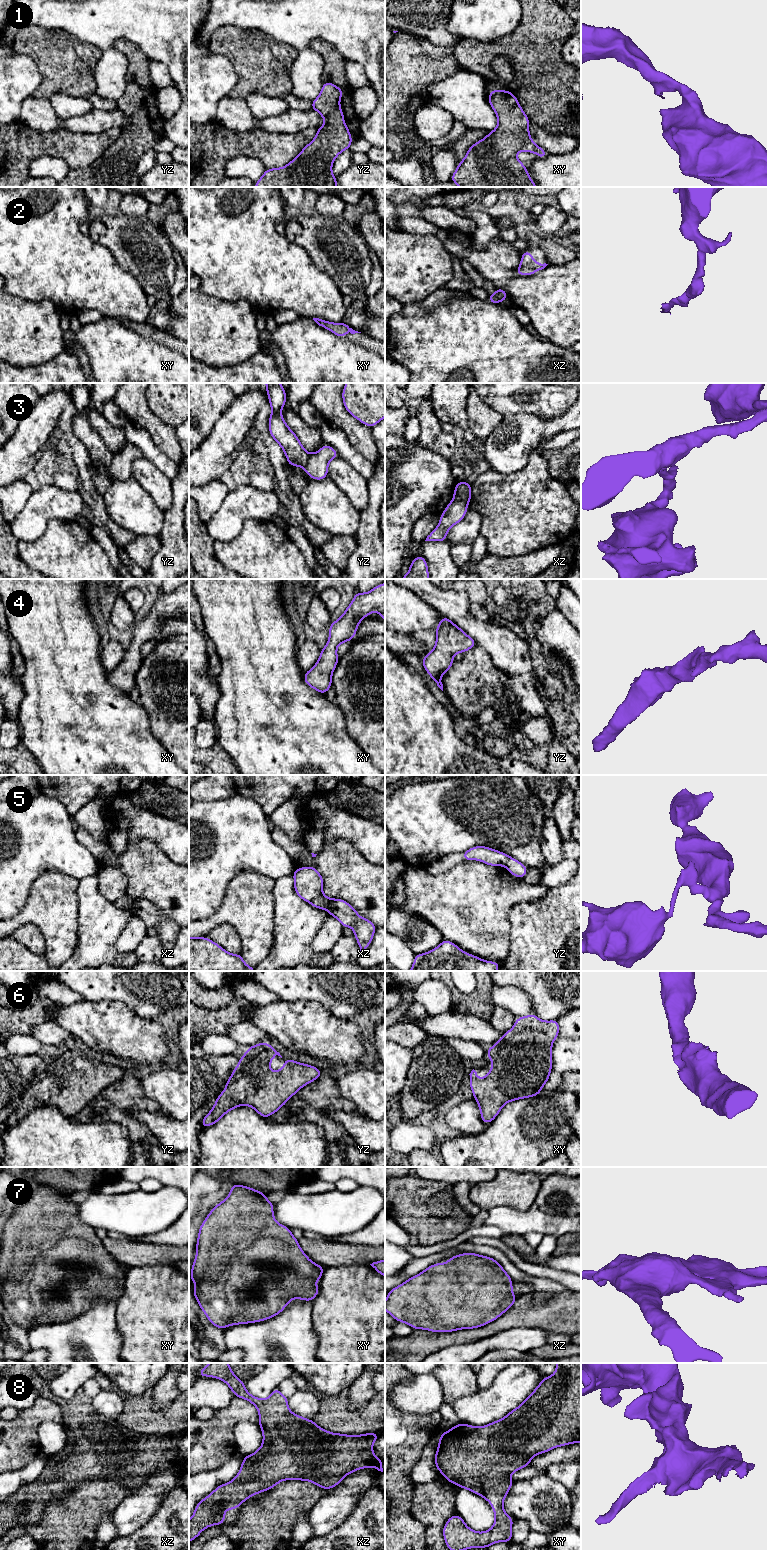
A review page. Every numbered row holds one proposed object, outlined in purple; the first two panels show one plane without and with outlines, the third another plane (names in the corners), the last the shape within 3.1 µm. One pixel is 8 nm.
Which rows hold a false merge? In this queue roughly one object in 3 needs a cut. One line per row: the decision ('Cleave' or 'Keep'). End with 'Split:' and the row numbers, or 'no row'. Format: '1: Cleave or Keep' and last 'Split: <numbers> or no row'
1: Keep
2: Keep
3: Cleave
4: Keep
5: Cleave
6: Keep
7: Keep
8: Keep
Split: 3, 5

